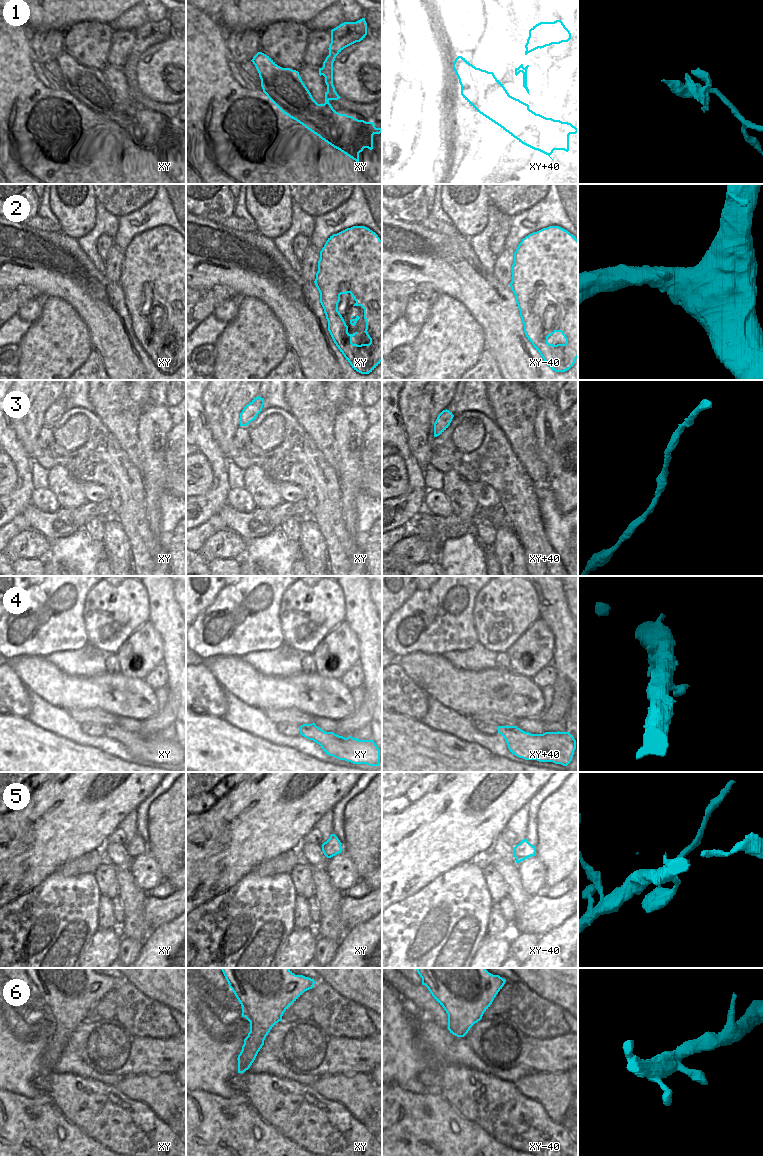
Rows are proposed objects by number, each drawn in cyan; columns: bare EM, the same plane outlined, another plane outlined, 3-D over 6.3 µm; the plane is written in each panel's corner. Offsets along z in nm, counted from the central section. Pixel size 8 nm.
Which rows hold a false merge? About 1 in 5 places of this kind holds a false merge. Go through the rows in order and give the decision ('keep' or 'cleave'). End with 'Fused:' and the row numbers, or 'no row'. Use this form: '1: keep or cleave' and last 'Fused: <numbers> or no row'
1: cleave
2: keep
3: keep
4: keep
5: cleave
6: keep
Fused: 1, 5

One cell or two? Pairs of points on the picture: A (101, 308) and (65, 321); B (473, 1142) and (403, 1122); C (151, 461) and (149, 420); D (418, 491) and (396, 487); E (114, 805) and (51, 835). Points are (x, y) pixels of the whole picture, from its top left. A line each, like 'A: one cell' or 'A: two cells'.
A: two cells
B: one cell
C: one cell
D: two cells
E: one cell

